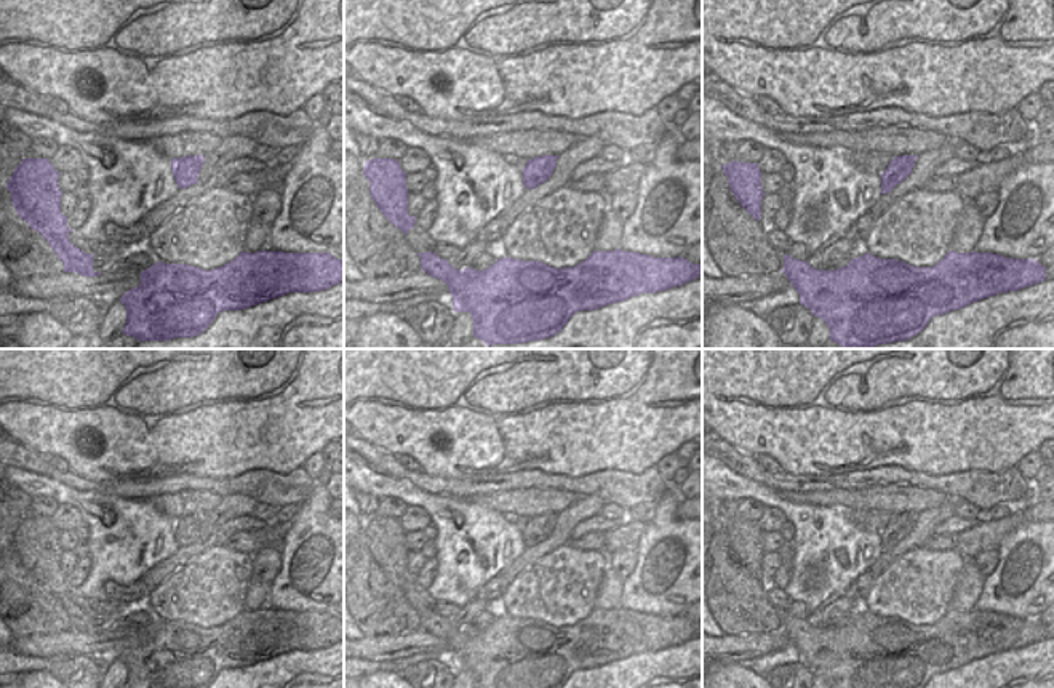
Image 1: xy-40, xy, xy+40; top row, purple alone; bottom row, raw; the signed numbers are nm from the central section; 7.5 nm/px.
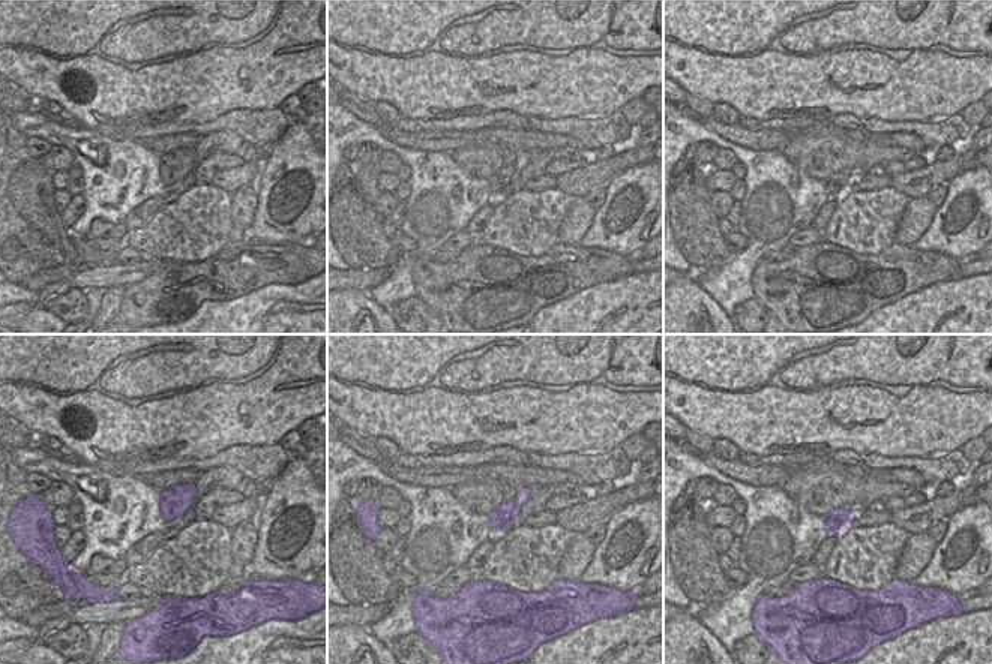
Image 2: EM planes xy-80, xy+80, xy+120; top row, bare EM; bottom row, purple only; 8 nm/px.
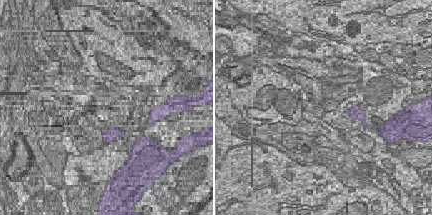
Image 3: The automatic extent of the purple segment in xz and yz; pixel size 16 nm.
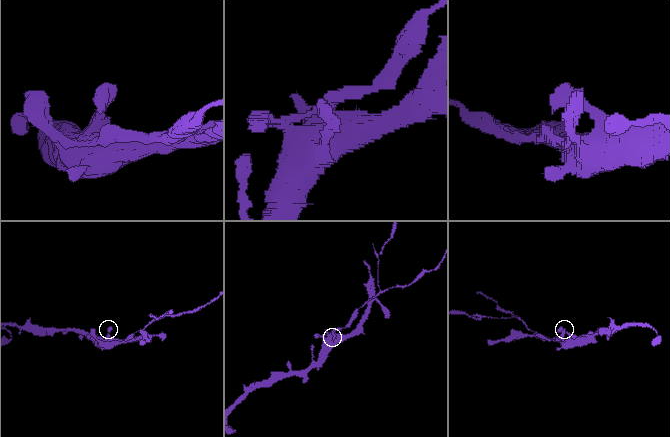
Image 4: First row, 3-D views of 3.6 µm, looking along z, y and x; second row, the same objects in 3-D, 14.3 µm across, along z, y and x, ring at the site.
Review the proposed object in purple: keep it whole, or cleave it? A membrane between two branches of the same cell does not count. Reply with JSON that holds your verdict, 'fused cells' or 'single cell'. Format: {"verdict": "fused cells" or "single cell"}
{"verdict": "fused cells"}

